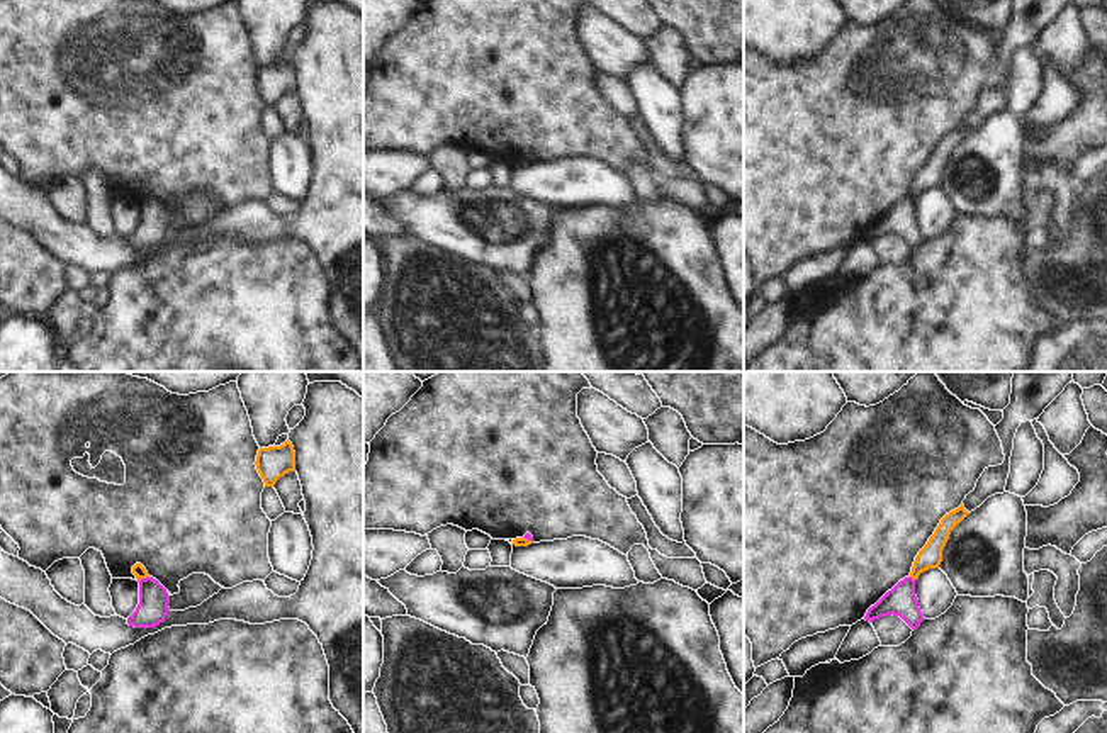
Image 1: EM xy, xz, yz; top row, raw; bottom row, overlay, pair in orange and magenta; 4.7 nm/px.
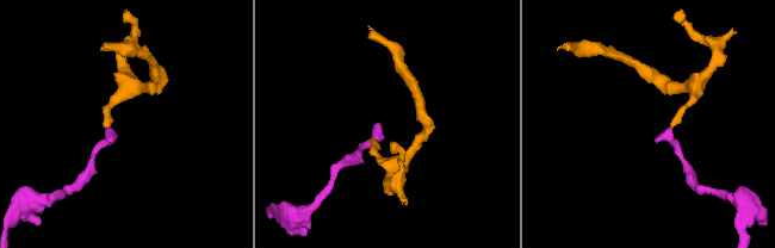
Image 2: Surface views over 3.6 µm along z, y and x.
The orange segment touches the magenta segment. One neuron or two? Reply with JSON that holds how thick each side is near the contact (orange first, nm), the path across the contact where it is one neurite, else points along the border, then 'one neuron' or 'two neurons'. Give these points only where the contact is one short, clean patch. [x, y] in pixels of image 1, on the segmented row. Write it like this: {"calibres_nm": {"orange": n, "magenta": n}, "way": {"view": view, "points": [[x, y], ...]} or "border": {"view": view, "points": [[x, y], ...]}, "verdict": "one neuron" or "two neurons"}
{"calibres_nm": {"orange": 60, "magenta": 140}, "border": {"view": "xy", "points": [[148, 576], [138, 581]]}, "verdict": "two neurons"}

